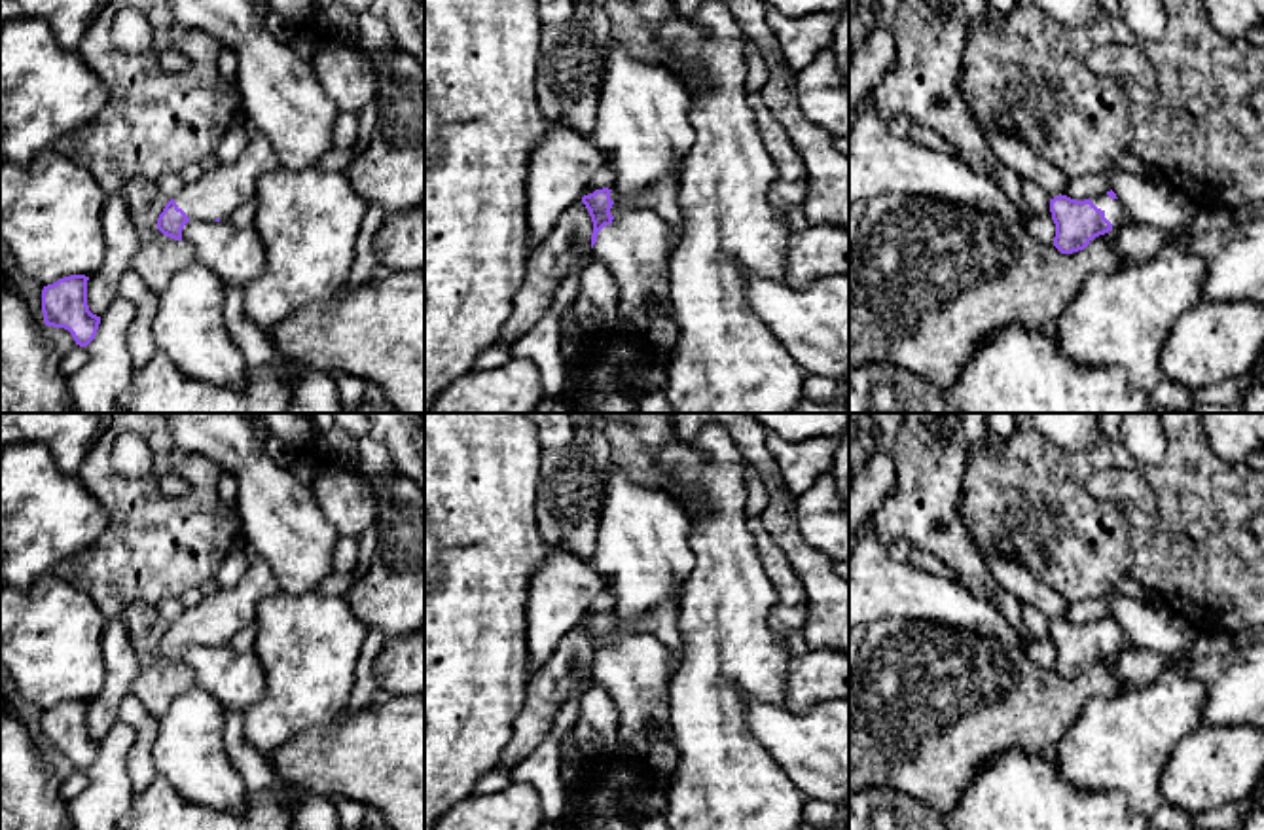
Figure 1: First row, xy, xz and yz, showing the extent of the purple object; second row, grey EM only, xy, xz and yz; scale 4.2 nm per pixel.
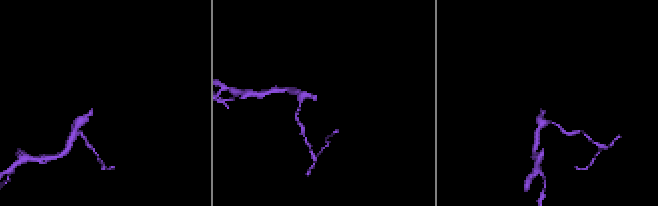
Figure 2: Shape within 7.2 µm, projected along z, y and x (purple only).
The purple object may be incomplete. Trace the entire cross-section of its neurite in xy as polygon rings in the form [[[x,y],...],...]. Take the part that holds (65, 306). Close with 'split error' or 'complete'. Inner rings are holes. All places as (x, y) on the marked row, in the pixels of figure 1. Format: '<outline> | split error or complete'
[[[70,275],[42,290],[45,326],[68,330],[80,347],[95,339],[100,324],[100,316],[93,315],[87,305],[87,280],[85,275]]] | complete

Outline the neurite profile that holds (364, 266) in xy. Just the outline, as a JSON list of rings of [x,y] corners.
[[[368,203],[368,210],[354,241],[354,260],[347,282],[335,294],[335,299],[343,299],[351,290],[358,288],[364,280],[371,279],[379,267],[379,260],[373,248],[373,237],[385,222],[385,212],[377,203]]]

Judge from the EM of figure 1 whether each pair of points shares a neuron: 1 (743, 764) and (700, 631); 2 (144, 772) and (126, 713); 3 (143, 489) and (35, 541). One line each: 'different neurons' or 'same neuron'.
1: same neuron
2: same neuron
3: different neurons

